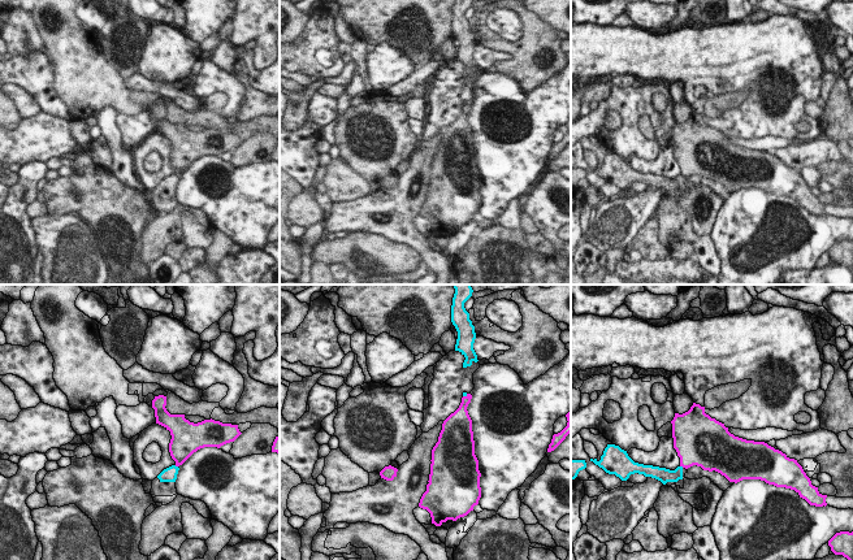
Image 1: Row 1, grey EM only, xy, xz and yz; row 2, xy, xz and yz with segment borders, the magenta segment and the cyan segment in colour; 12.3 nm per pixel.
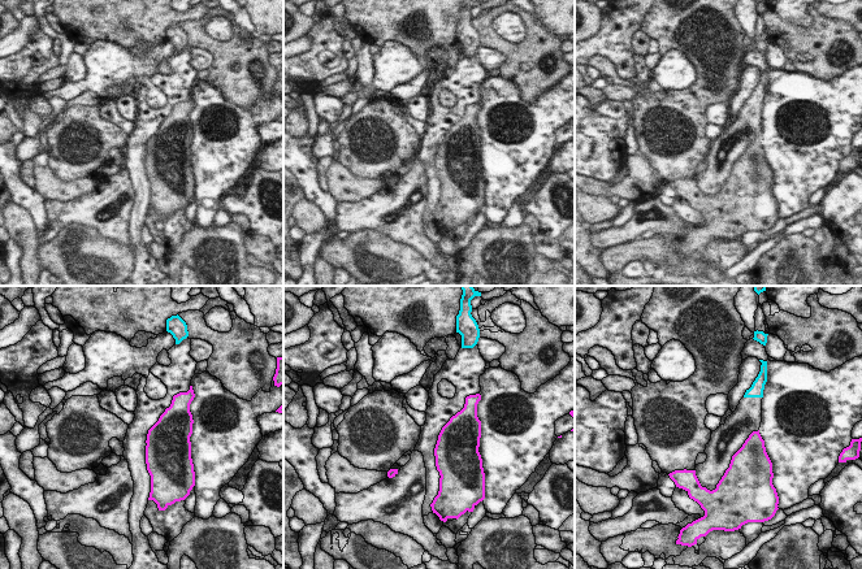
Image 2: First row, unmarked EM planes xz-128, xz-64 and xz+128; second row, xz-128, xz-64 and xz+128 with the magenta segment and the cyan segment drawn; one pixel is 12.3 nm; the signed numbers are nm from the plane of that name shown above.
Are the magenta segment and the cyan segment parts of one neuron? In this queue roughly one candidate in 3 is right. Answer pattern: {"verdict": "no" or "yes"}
{"verdict": "no"}

